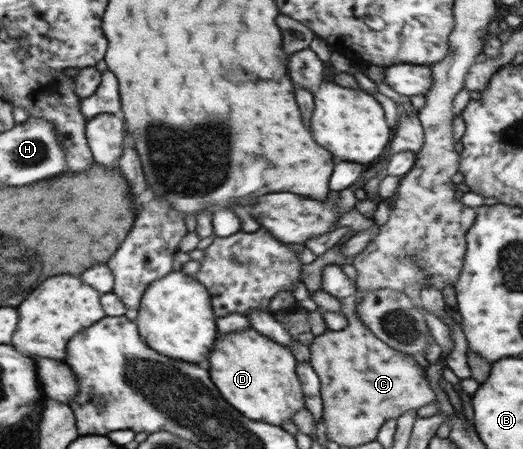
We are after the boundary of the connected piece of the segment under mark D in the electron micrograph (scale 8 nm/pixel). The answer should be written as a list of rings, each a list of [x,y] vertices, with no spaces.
[[[251,327],[238,333],[230,333],[216,341],[216,351],[210,361],[212,381],[216,381],[216,389],[244,413],[244,417],[252,421],[262,421],[279,425],[294,419],[296,411],[306,407],[302,383],[299,381],[296,361],[286,346],[279,342],[262,337]]]

